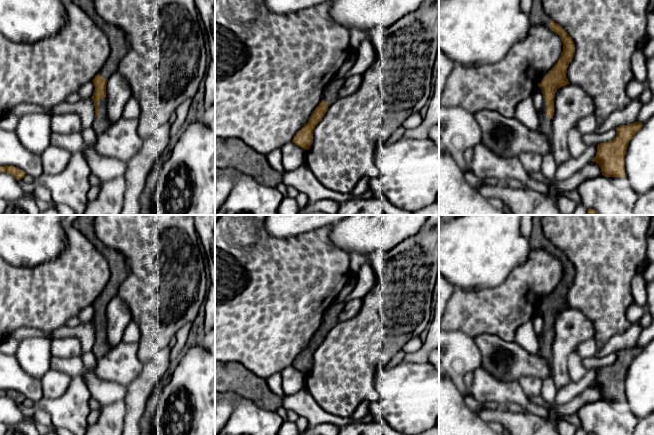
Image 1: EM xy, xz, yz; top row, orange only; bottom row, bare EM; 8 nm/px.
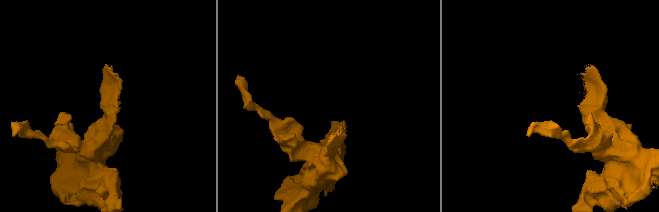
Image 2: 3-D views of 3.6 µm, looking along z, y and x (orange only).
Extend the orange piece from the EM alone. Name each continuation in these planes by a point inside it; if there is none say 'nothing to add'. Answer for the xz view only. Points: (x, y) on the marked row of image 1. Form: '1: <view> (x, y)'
1: xz (331, 93)

